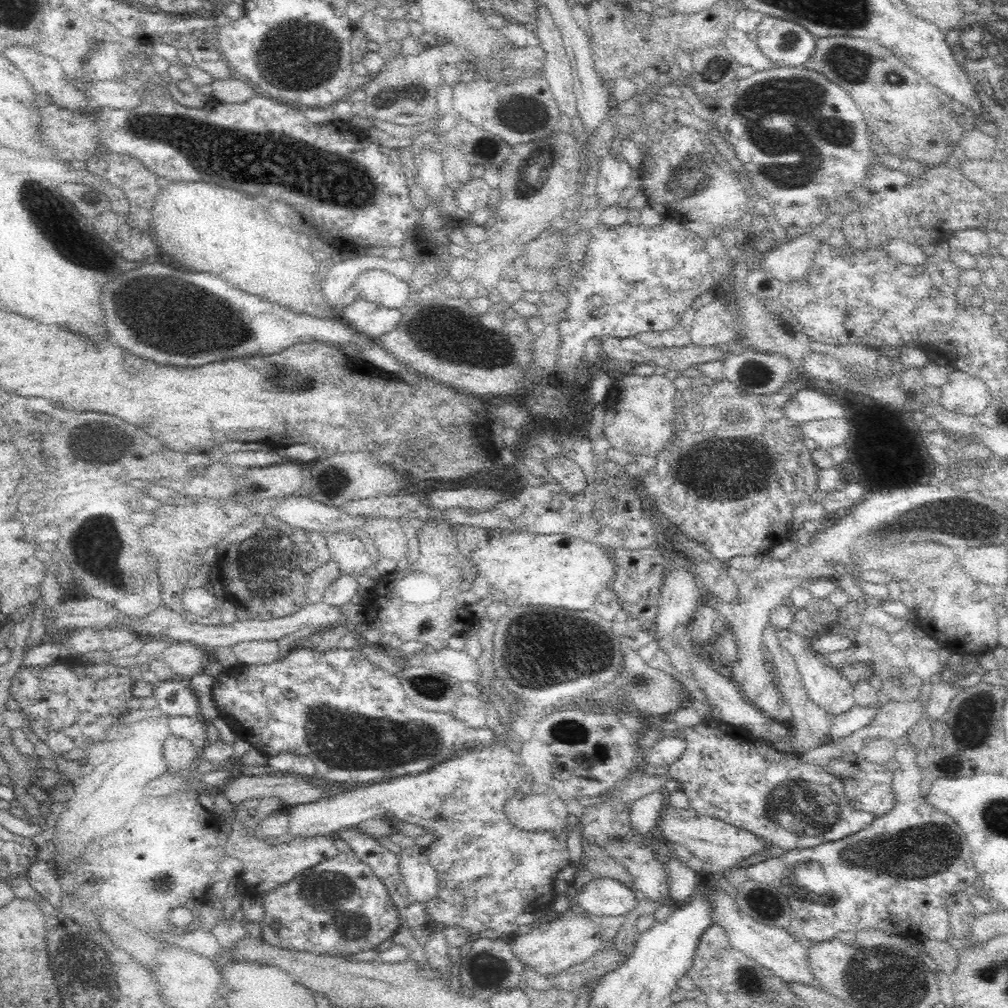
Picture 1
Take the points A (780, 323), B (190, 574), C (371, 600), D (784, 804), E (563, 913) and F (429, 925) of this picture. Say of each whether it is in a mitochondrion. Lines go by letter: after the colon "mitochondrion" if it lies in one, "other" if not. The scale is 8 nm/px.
A: mitochondrion
B: other
C: other
D: mitochondrion
E: other
F: other

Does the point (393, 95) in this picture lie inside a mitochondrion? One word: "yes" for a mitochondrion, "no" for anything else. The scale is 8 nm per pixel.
yes

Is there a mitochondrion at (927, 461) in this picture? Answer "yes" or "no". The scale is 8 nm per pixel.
no

